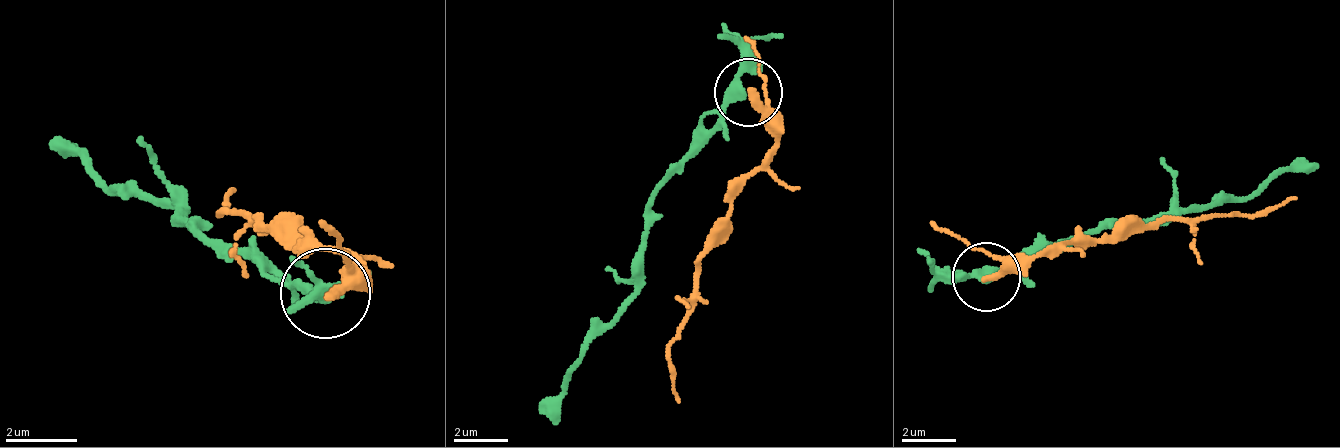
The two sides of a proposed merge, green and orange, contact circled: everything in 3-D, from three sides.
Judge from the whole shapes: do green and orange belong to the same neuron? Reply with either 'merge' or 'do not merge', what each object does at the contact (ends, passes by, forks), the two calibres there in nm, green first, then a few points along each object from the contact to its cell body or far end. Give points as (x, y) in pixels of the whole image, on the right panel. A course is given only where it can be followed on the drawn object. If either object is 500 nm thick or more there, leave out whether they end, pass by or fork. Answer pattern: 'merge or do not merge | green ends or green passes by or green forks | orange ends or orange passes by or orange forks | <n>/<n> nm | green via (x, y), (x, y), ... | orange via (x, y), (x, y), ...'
do not merge | green passes by | orange ends | 240/280 nm | green via (984, 282), (1094, 227), (1189, 213), (1237, 200), (1319, 165) | orange via (984, 275), (1155, 220), (1196, 220), (1299, 200)

